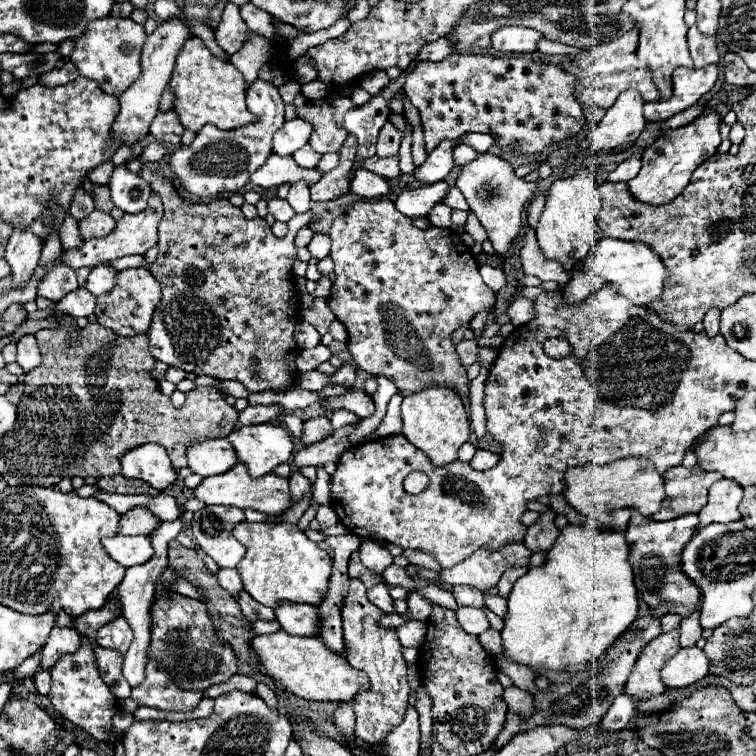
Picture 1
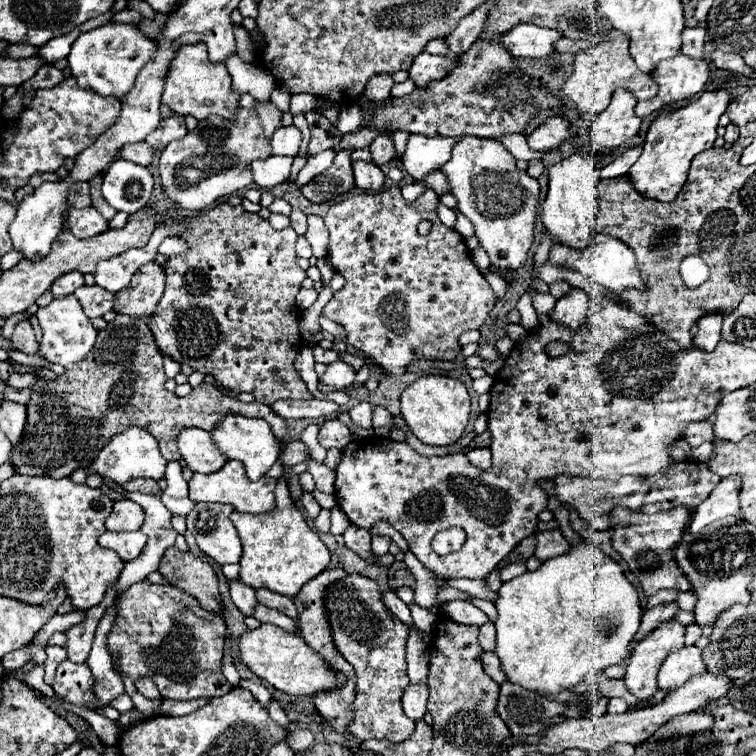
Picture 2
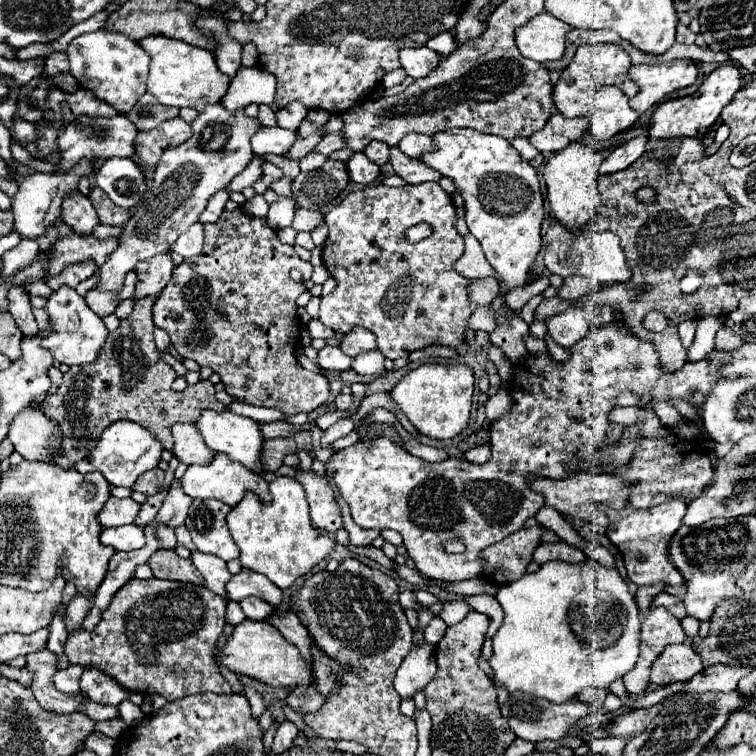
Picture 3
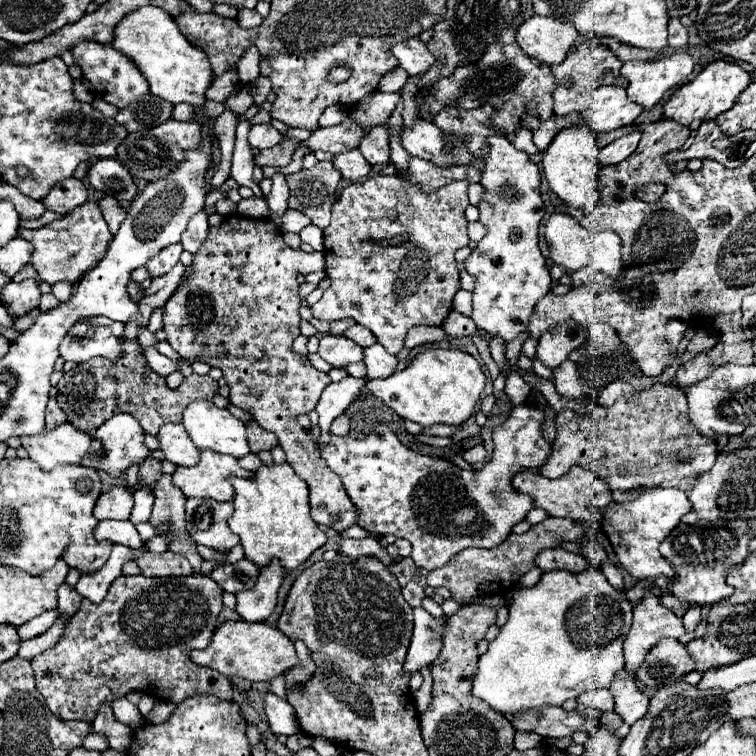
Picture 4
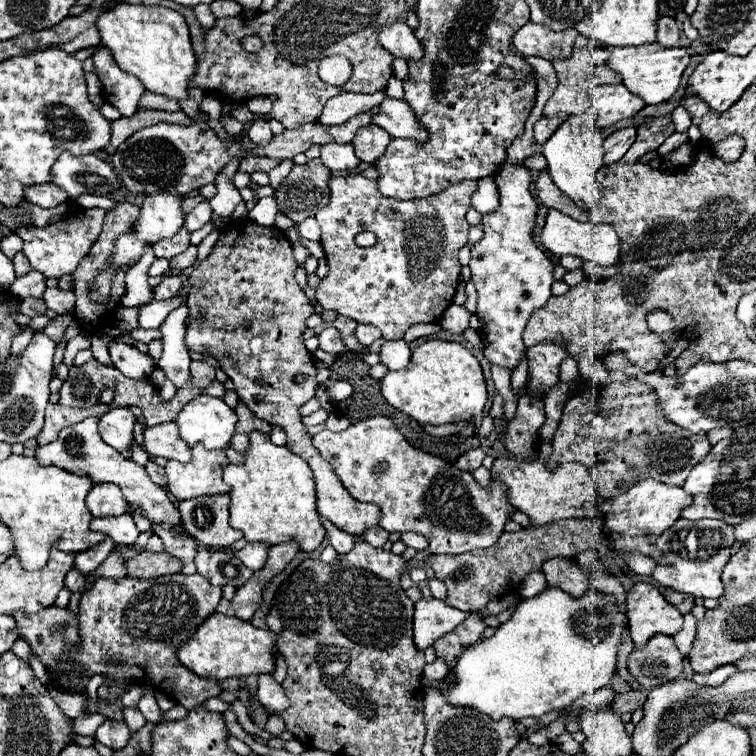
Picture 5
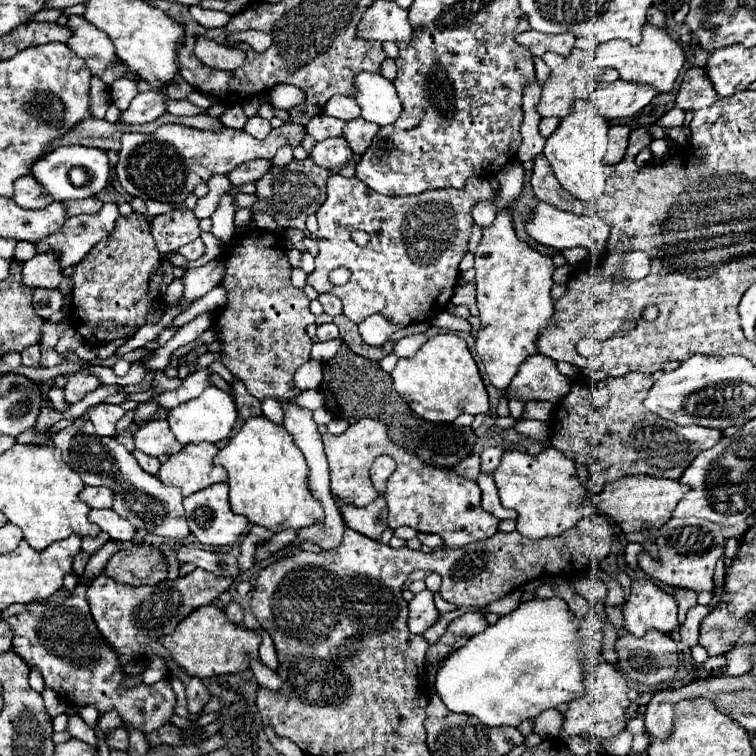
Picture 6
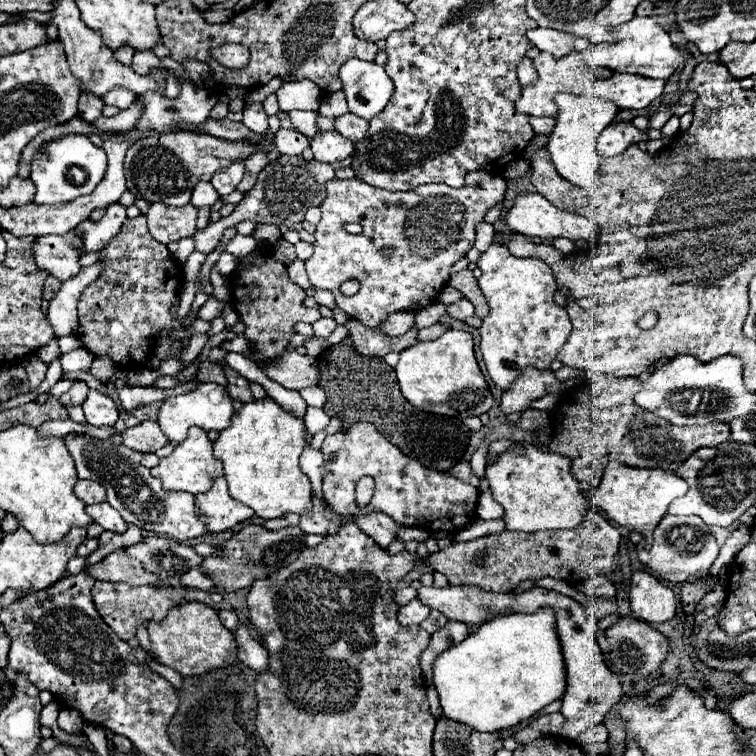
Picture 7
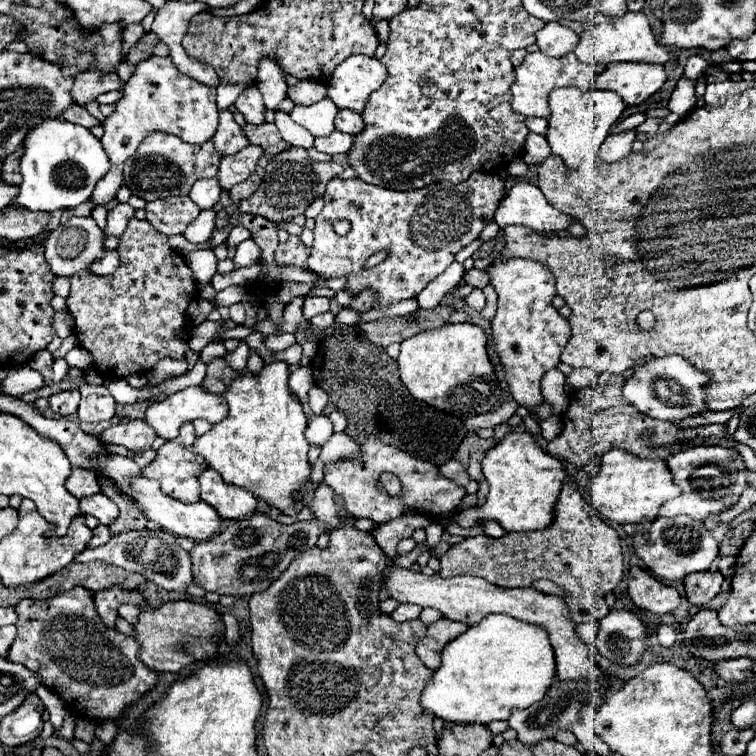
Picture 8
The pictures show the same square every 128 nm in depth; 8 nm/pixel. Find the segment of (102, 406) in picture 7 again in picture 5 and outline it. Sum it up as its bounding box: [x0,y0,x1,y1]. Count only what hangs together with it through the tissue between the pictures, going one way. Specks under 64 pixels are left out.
[98,408,134,452]

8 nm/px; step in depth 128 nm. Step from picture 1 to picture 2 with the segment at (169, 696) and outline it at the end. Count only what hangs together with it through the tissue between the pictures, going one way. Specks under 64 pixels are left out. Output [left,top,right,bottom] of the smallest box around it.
[131,692,162,717]

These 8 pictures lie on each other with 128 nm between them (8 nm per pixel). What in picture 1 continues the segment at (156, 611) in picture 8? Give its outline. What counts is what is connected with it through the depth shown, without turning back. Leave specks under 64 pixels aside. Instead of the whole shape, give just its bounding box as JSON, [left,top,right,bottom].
[252,630,368,700]

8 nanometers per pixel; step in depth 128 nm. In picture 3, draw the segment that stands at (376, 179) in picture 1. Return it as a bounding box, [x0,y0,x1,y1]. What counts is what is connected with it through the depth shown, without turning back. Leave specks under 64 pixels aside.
[346,152,380,184]

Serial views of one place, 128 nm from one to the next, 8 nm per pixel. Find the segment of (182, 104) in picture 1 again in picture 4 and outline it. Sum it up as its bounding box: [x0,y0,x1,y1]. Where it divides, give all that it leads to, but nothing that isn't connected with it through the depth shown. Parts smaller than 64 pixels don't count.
[112,6,212,106]

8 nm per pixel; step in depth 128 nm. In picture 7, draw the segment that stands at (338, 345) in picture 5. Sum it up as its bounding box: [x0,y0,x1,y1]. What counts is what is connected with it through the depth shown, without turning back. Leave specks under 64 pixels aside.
[312,318,336,336]

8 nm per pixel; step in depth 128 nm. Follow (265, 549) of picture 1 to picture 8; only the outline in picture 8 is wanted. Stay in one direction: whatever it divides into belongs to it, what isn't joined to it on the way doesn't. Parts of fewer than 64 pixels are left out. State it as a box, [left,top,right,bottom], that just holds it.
[192,362,310,512]

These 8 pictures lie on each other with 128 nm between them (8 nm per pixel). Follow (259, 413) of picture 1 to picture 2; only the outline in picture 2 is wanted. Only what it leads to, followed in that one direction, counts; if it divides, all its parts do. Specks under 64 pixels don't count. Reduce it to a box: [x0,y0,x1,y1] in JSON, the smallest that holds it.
[272,400,340,418]

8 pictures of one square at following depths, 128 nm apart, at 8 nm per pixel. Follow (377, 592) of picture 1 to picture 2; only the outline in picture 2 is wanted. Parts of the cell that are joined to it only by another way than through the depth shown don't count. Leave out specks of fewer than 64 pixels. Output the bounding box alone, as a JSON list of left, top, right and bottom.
[382,590,410,616]

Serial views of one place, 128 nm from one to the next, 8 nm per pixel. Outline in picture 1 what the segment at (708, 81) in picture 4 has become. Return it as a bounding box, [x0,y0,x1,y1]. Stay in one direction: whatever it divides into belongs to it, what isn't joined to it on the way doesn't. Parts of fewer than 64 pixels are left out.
[628,108,722,206]

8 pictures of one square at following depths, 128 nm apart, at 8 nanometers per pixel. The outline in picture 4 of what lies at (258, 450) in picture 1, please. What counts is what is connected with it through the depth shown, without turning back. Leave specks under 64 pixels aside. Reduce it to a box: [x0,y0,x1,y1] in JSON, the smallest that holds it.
[182,400,250,458]

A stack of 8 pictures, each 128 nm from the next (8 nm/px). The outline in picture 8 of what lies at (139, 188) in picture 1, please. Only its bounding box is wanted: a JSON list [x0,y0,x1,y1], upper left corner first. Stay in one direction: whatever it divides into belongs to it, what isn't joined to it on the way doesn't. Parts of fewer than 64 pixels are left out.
[16,118,110,212]

